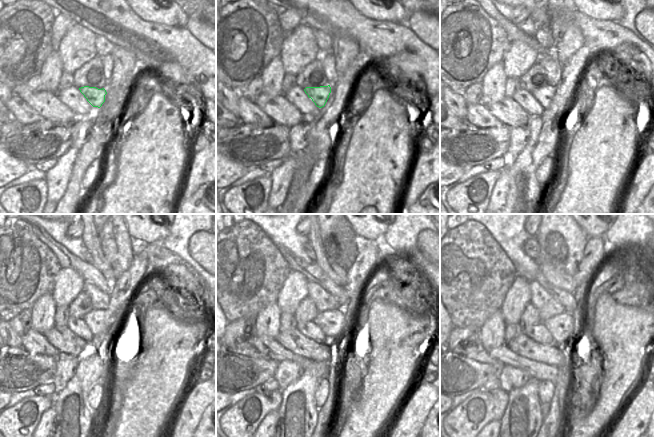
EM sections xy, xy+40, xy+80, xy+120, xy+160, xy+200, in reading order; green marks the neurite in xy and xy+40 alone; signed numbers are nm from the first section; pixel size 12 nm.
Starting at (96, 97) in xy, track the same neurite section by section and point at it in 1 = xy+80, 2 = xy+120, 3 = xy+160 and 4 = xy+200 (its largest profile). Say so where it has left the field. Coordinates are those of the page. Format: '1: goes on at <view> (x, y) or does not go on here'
1: goes on at xy+80 (543, 95)
2: goes on at xy+120 (99, 321)
3: goes on at xy+160 (332, 322)
4: goes on at xy+200 (561, 326)

